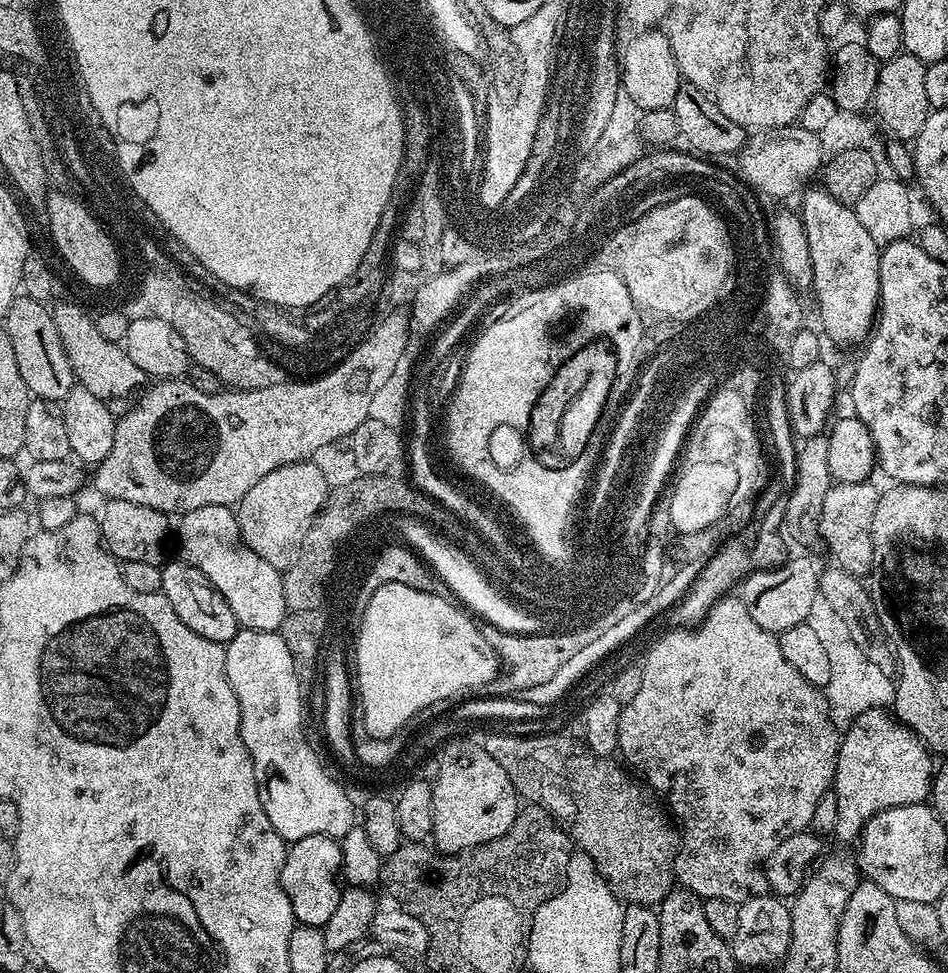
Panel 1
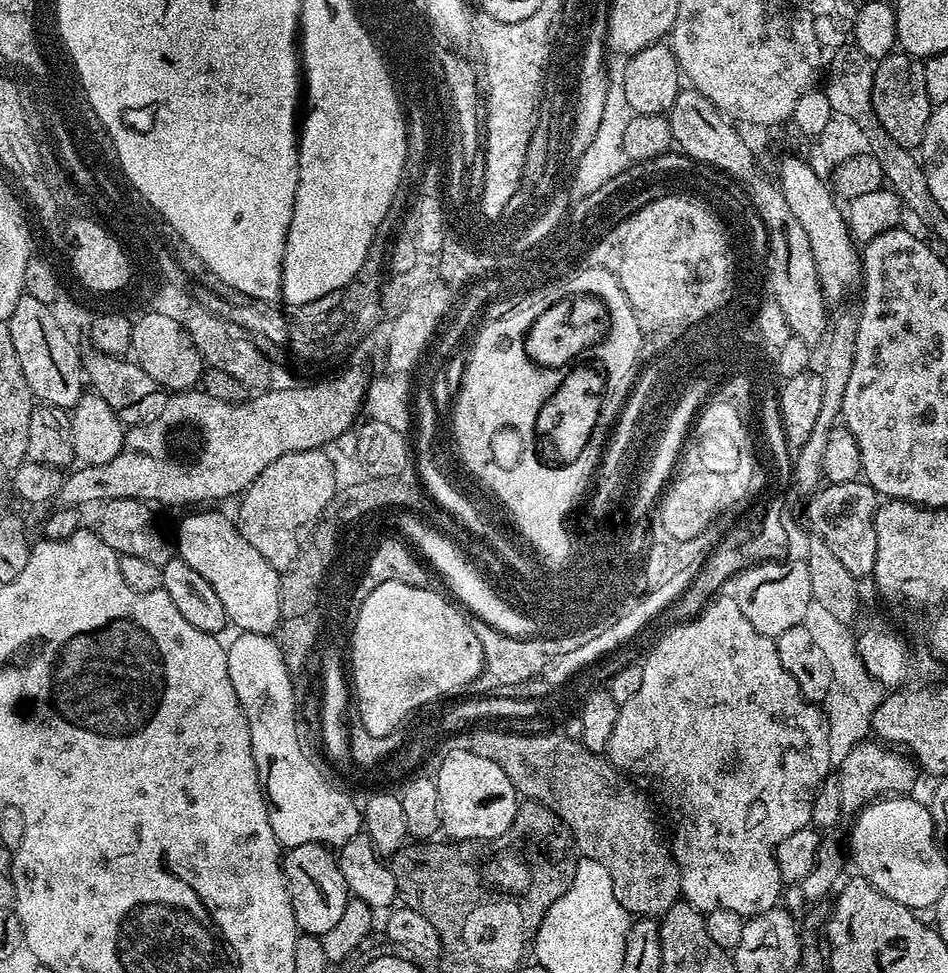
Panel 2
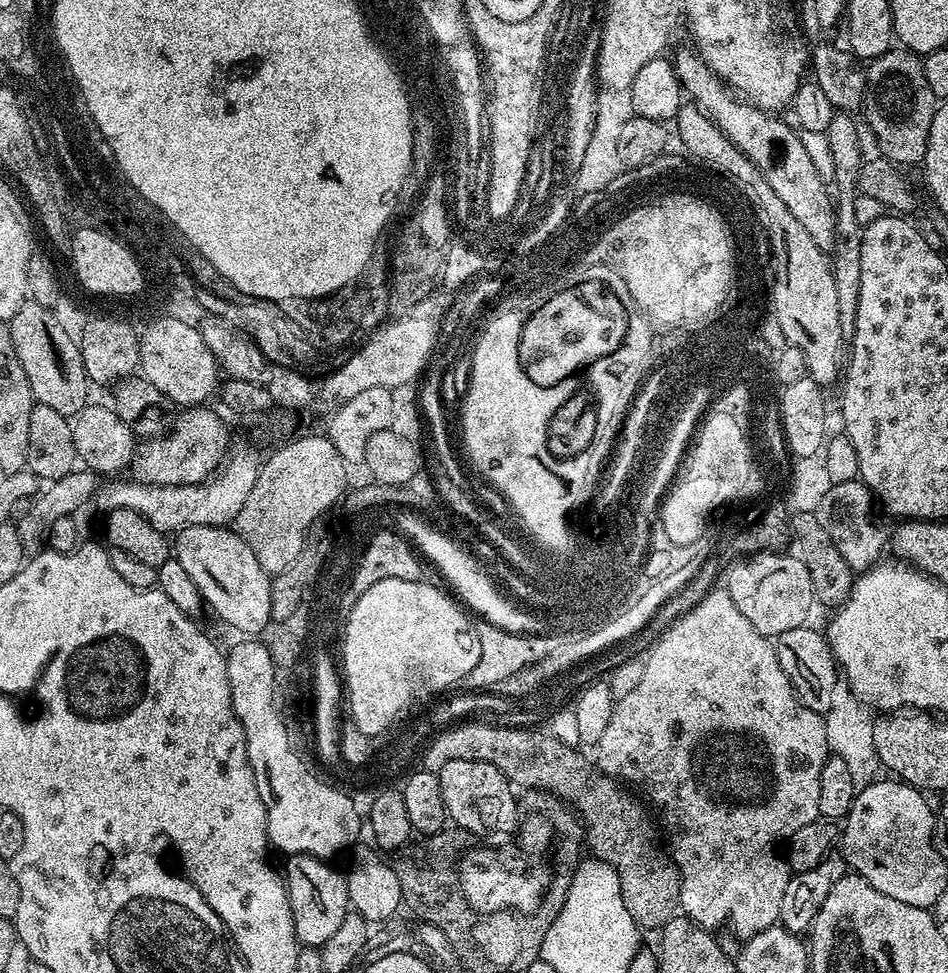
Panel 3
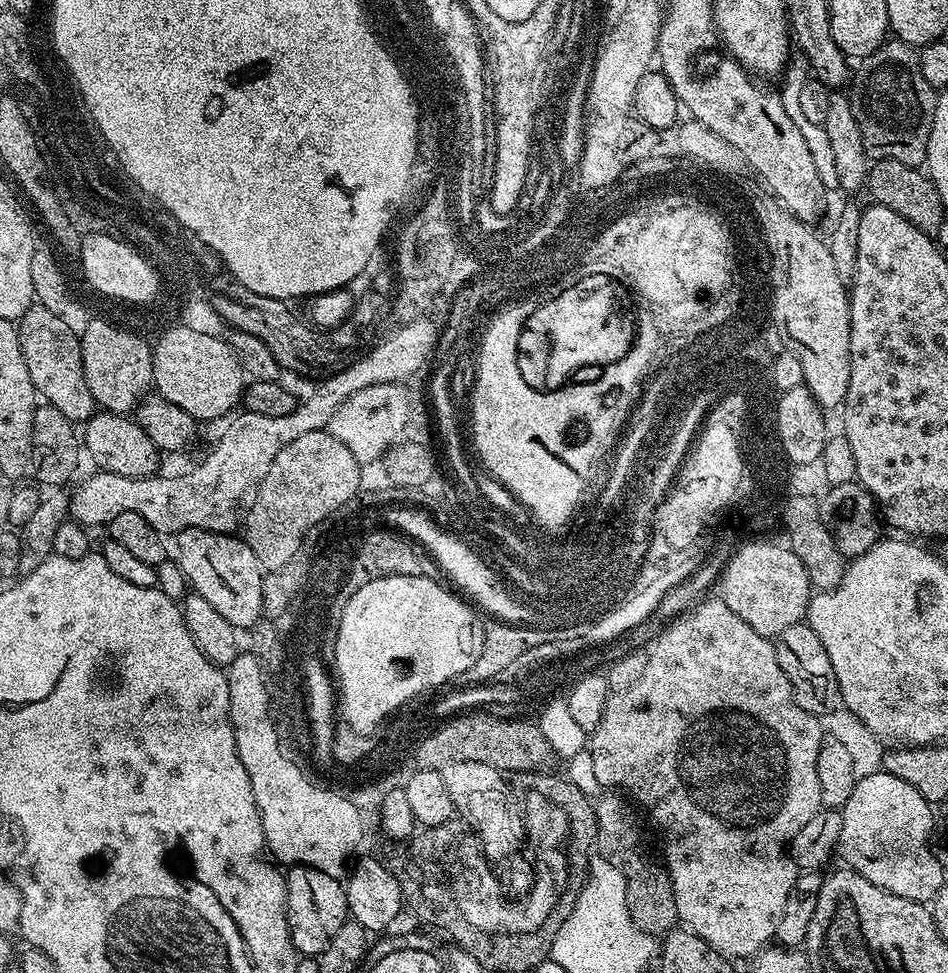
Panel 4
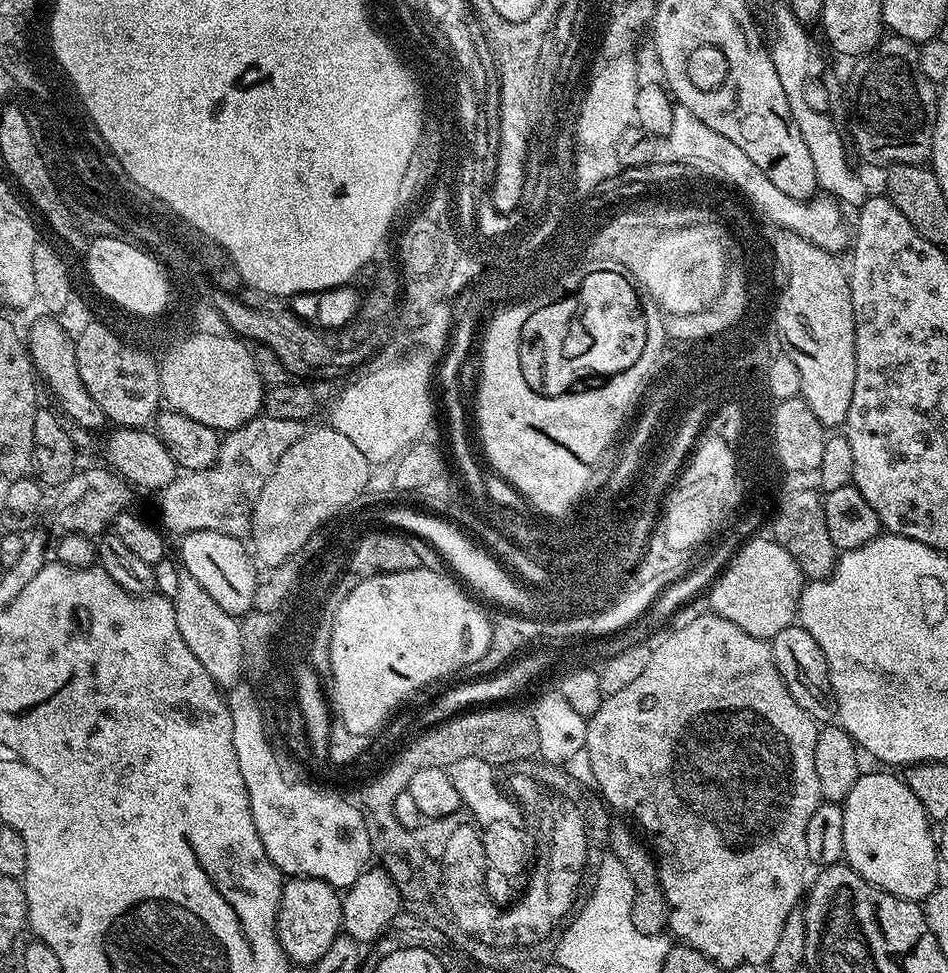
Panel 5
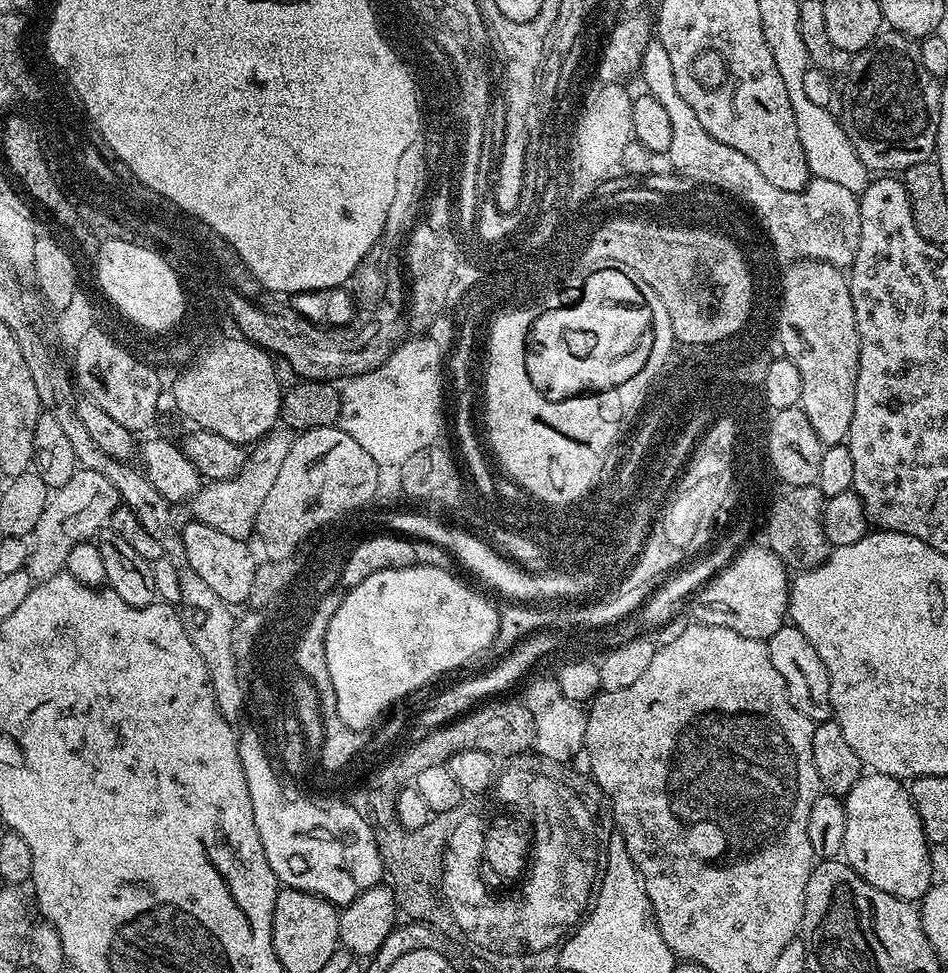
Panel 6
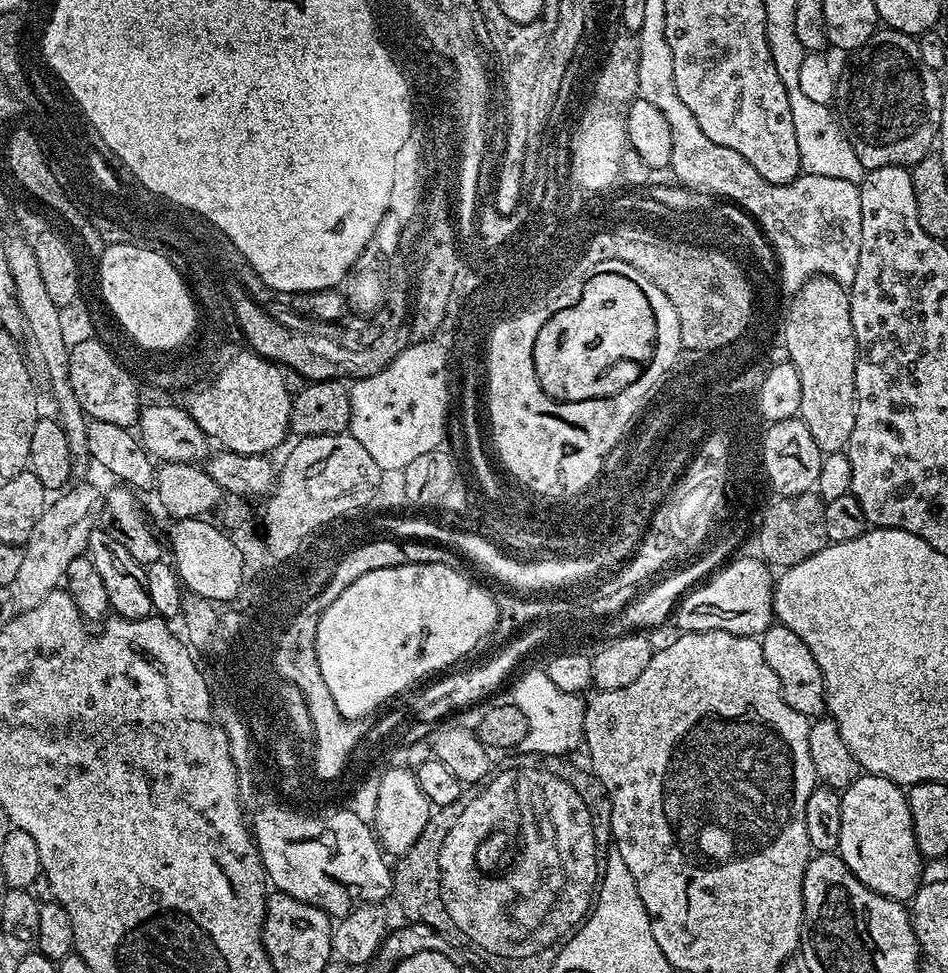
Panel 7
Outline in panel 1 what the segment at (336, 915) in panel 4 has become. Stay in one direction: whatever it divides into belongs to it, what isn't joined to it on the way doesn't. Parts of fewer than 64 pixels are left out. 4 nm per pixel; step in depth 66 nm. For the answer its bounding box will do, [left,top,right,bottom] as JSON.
[280,834,342,928]

